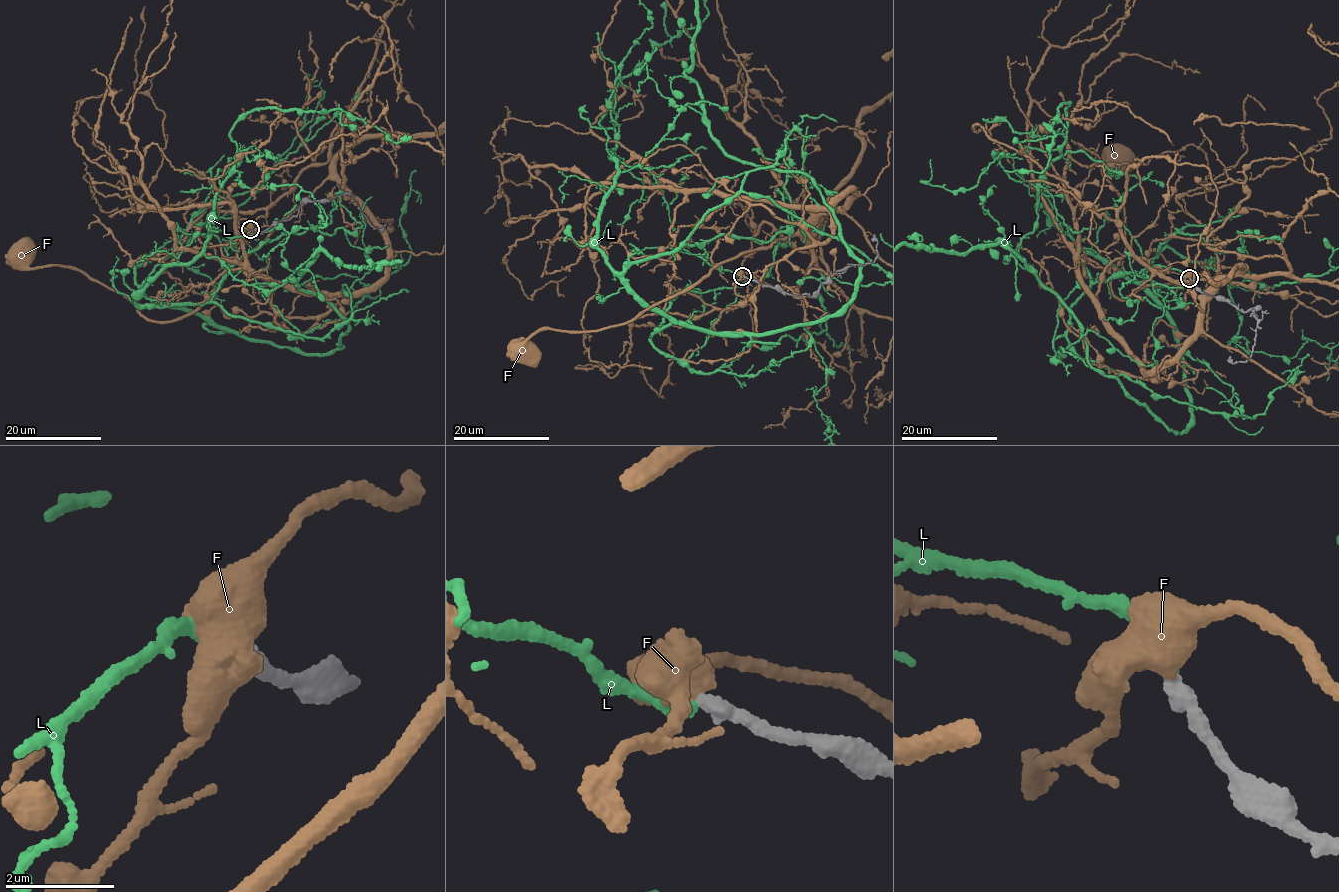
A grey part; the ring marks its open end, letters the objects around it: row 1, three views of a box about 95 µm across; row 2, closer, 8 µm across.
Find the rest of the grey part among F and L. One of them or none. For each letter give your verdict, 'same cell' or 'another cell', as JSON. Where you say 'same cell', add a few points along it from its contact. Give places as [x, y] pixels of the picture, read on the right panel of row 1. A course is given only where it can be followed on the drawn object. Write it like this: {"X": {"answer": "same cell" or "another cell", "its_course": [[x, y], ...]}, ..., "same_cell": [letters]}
{"F": {"answer": "another cell"}, "L": {"answer": "same cell"}, "same_cell": ["L"]}

